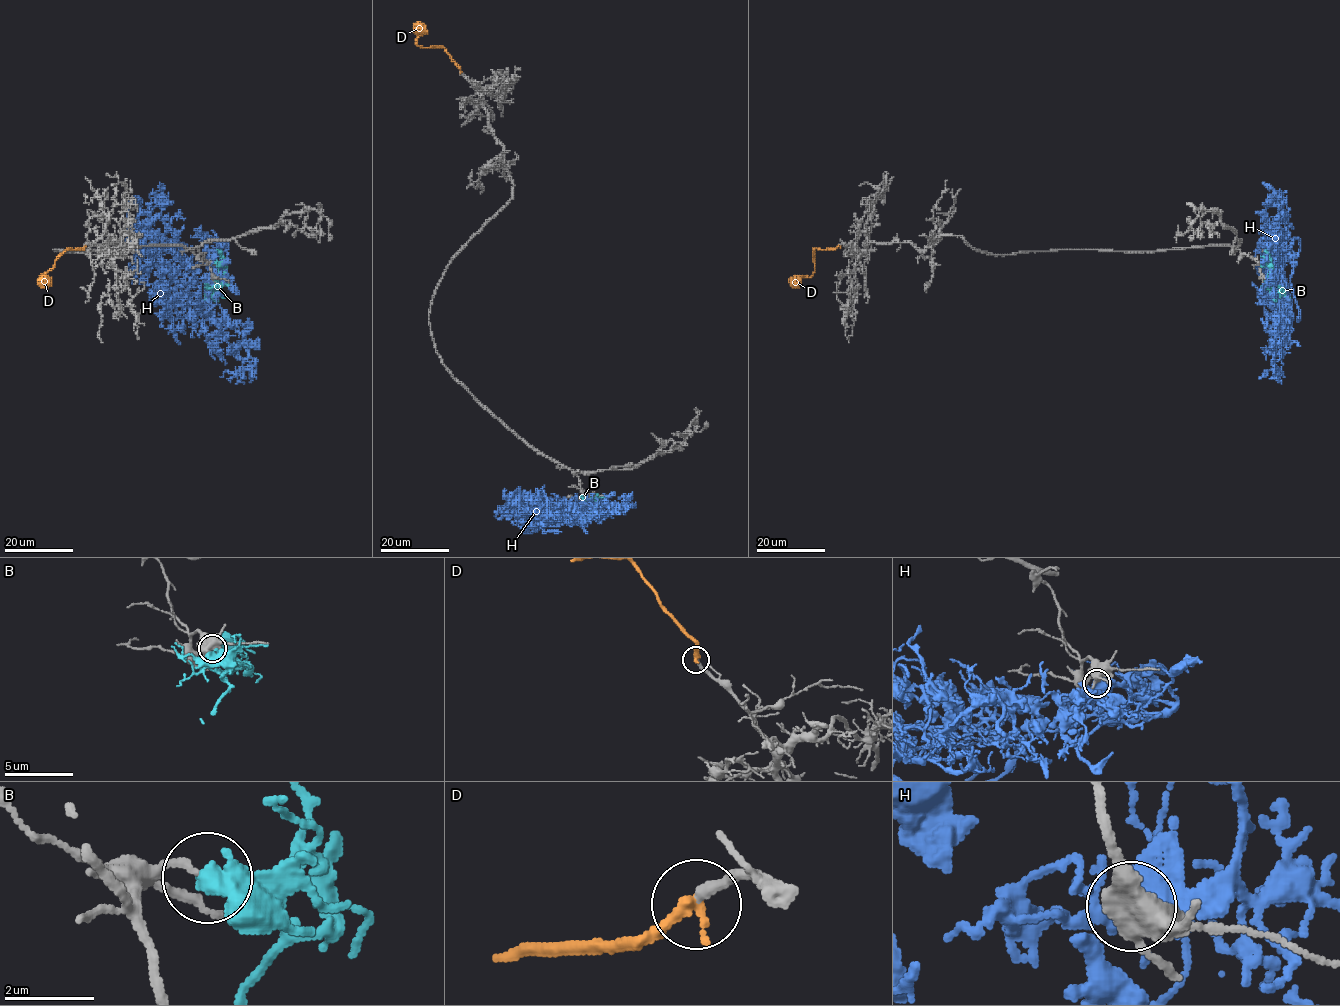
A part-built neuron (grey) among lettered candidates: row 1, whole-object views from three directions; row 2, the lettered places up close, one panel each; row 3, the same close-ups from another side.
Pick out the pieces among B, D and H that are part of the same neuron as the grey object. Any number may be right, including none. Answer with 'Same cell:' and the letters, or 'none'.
Same cell: D

